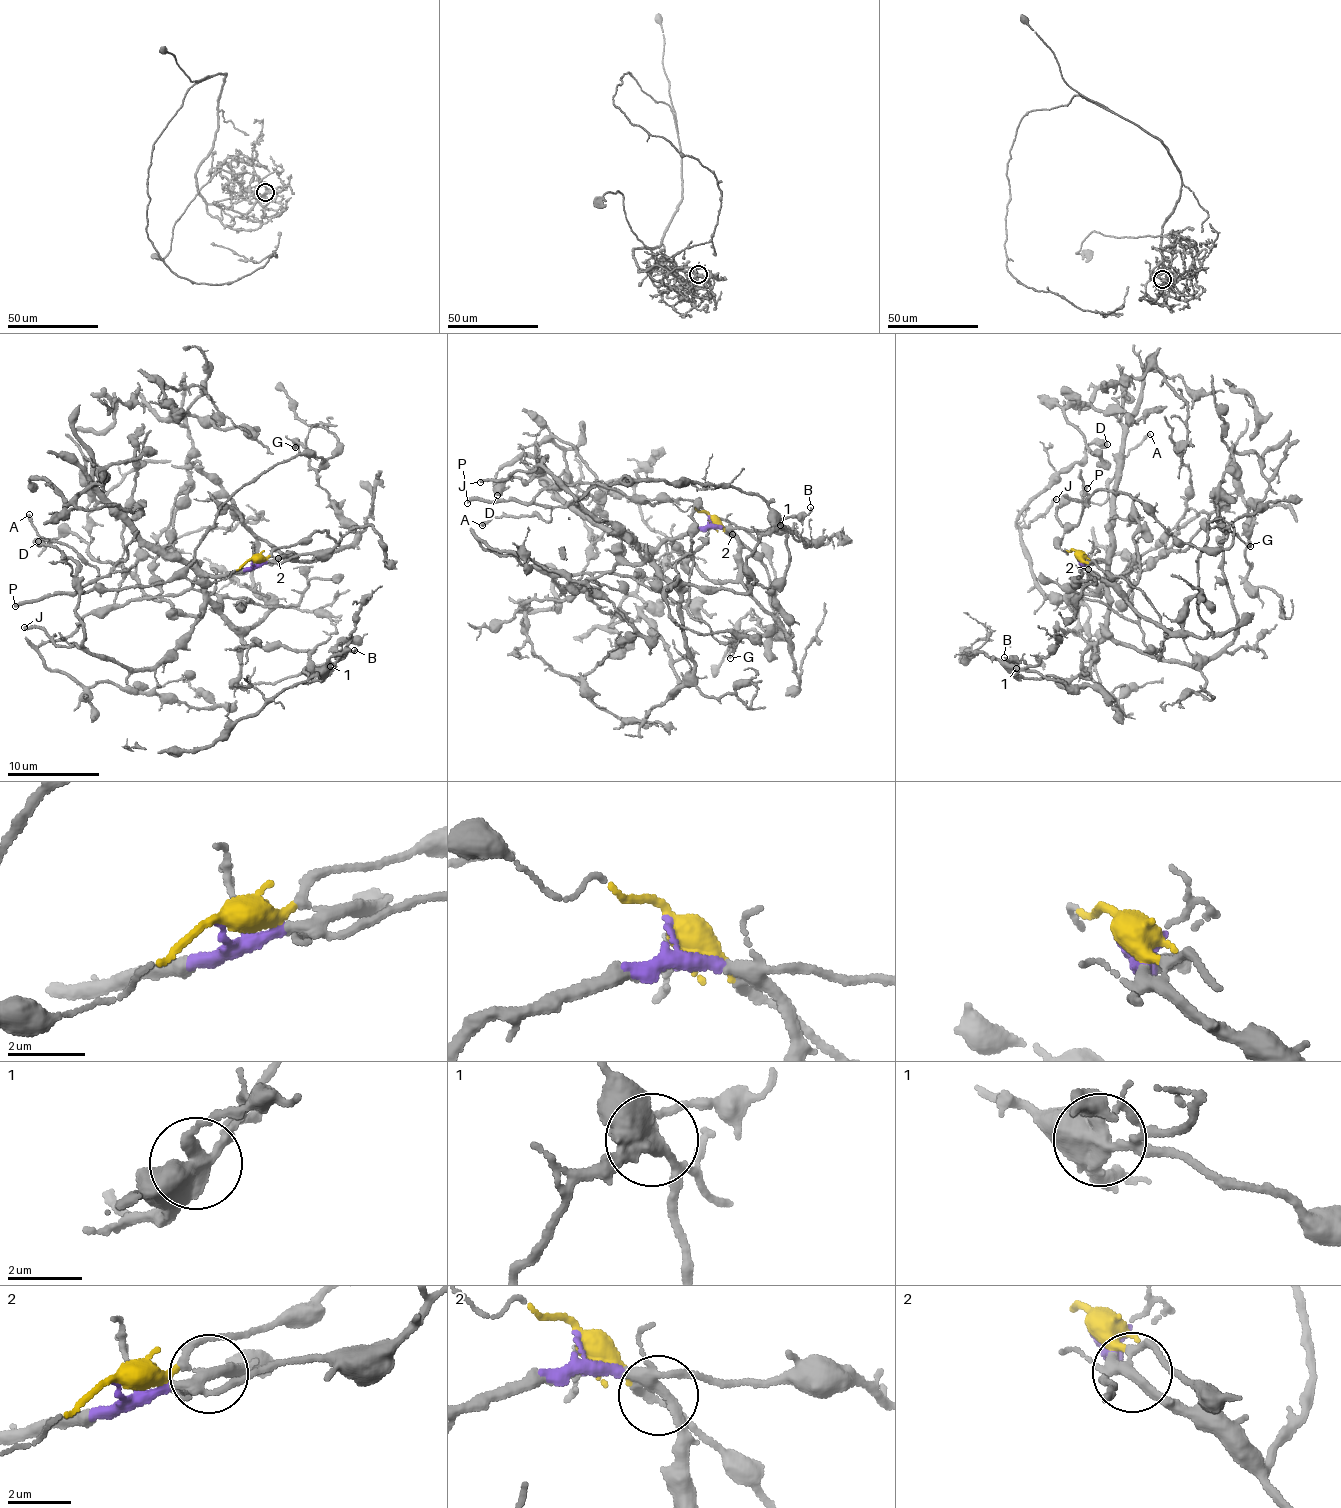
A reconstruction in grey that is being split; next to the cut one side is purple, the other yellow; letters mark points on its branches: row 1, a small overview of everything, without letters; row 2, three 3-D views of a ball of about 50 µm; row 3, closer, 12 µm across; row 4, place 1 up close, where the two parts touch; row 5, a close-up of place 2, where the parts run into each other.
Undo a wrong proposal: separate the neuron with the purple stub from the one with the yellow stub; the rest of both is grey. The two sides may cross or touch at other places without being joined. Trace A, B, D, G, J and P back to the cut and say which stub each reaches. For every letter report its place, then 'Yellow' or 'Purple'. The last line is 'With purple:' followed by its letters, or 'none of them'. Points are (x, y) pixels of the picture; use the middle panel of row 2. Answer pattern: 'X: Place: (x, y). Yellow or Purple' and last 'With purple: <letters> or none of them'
A: Place: (482, 525). Yellow
B: Place: (810, 507). Purple
D: Place: (497, 495). Purple
G: Place: (730, 658). Purple
J: Place: (480, 482). Purple
P: Place: (467, 503). Yellow
With purple: B, D, G, J

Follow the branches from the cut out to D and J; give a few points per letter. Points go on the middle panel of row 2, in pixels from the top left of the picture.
D: (710, 516), (667, 536), (650, 562), (584, 512), (547, 455), (541, 473), (496, 495)
J: (710, 516), (701, 526), (667, 536), (650, 562), (638, 555), (636, 542), (584, 512), (539, 466), (480, 483)

